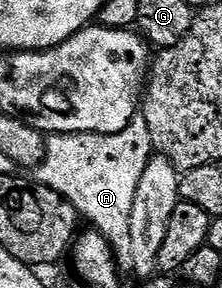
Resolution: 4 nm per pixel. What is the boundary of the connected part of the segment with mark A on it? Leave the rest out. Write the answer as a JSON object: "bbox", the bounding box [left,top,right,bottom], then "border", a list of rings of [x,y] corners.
{"bbox":[37,134,145,260],"border":[[[52,134],[47,138],[47,150],[44,152],[43,162],[37,168],[38,173],[43,173],[37,179],[38,185],[48,186],[59,193],[59,197],[75,204],[75,210],[84,219],[87,218],[92,227],[99,233],[108,236],[123,234],[123,238],[110,239],[111,249],[120,259],[127,260],[131,257],[131,239],[127,237],[131,232],[131,213],[133,200],[137,196],[139,176],[143,172],[145,158],[135,154],[94,154],[99,150],[100,139],[94,134]]]}

